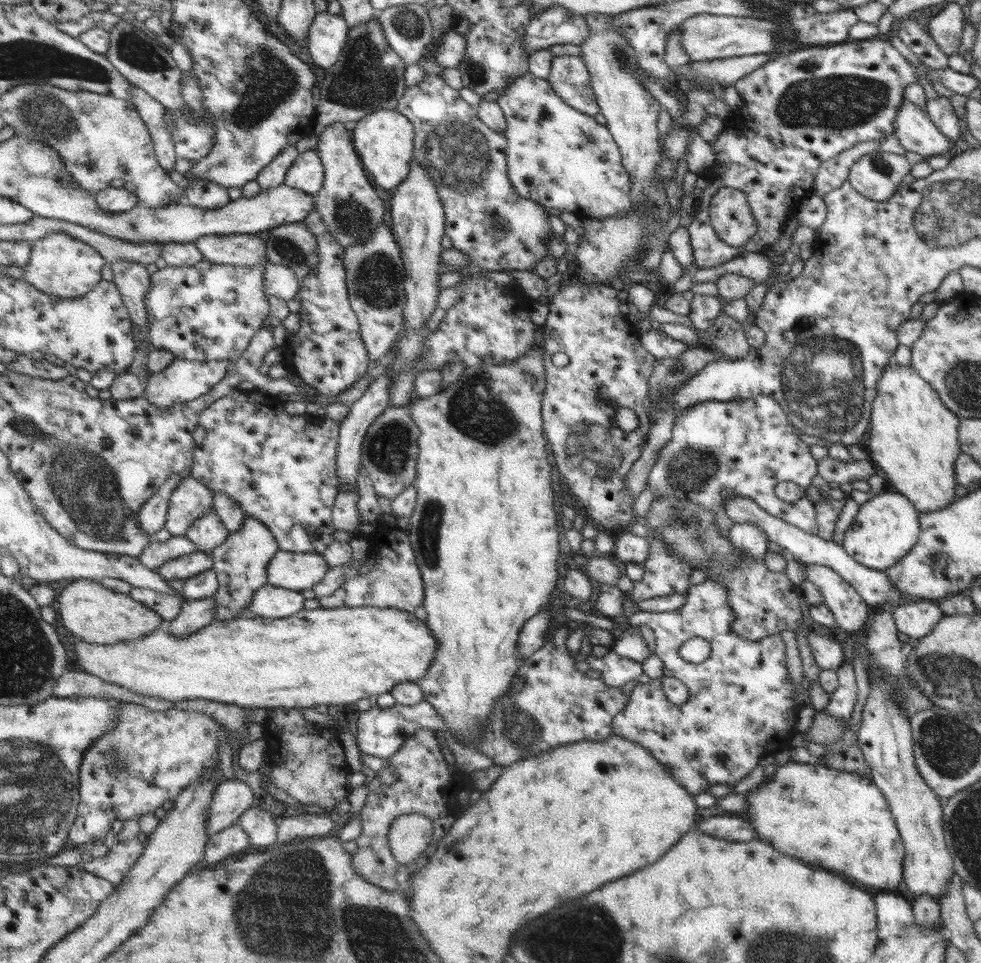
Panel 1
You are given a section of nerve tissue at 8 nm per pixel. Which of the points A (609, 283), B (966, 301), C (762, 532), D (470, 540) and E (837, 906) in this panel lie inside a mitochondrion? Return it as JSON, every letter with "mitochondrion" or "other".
{"A":"other","B":"other","C":"other","D":"other","E":"other"}

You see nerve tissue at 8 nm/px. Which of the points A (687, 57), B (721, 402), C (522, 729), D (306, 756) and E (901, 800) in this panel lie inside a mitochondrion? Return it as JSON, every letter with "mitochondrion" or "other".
{"A":"other","B":"other","C":"mitochondrion","D":"mitochondrion","E":"other"}

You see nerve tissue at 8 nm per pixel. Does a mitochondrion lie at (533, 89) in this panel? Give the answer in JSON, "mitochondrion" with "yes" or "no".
{"mitochondrion":"no"}

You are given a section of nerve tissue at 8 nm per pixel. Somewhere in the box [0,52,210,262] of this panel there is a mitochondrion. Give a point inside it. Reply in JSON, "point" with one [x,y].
{"point":[49,116]}

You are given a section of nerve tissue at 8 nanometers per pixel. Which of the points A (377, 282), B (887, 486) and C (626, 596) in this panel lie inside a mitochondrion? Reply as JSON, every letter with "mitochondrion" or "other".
{"A":"mitochondrion","B":"other","C":"other"}

